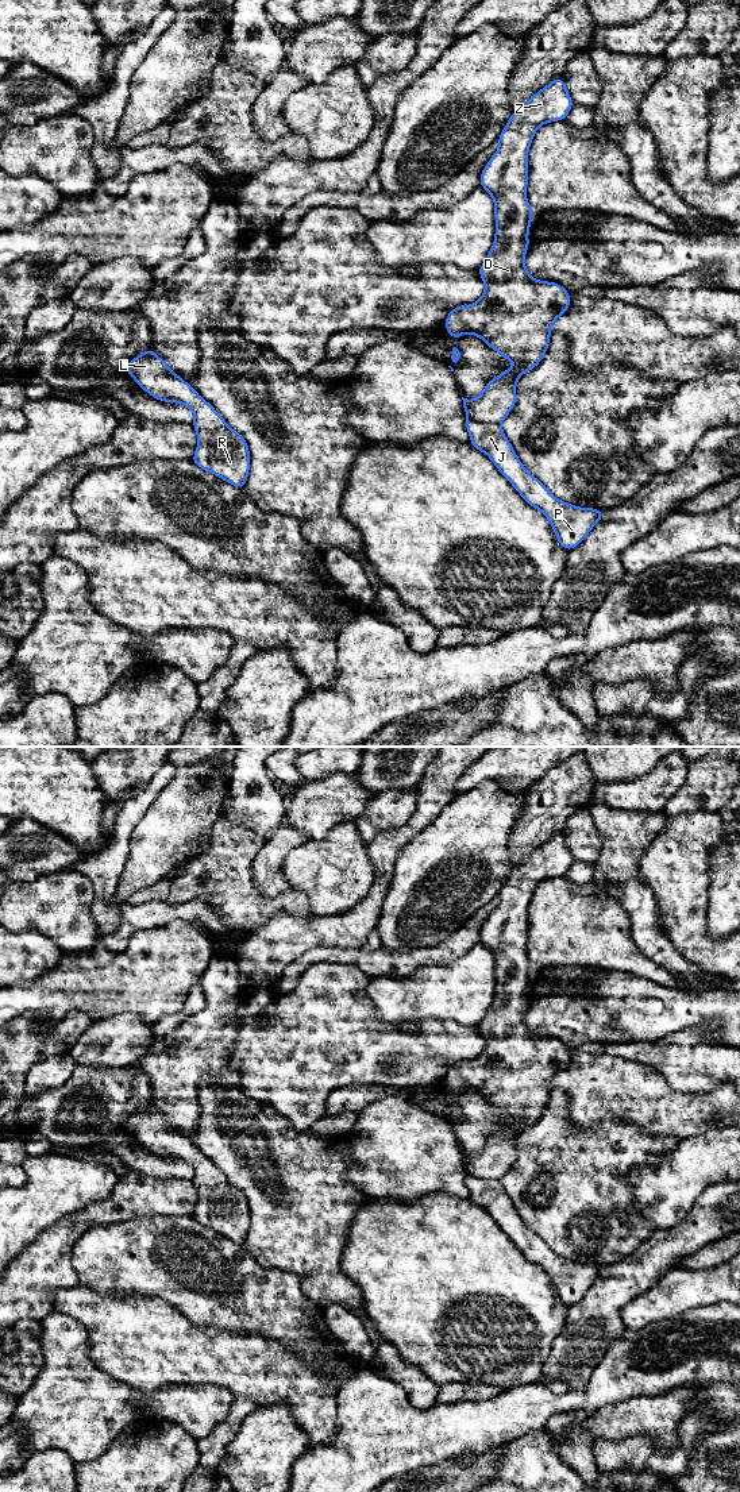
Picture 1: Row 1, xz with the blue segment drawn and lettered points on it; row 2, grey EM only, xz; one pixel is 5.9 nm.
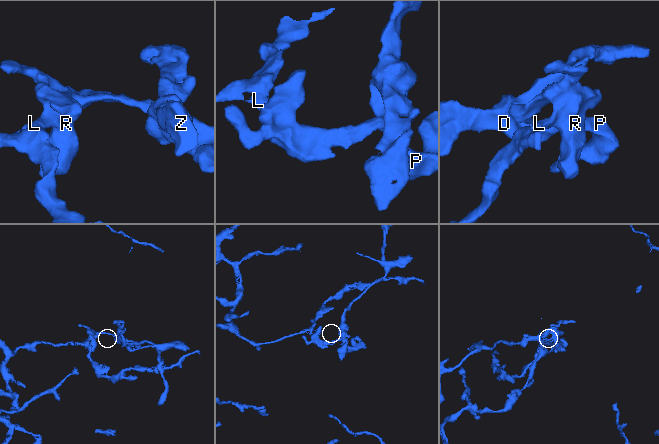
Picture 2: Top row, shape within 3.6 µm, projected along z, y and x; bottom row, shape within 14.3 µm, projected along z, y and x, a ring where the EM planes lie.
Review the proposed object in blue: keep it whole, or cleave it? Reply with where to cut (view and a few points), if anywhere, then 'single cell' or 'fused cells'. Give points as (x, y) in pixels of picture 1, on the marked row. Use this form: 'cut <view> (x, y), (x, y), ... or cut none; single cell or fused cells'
cut xz (467, 416), (478, 421), (498, 424); fused cells

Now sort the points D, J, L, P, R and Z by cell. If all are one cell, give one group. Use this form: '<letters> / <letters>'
D Z / J L P R

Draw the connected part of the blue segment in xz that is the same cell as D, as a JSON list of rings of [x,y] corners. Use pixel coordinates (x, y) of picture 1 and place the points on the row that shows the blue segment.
[[[563,77],[532,95],[528,103],[514,111],[498,136],[498,150],[489,159],[479,176],[479,185],[493,197],[496,211],[494,243],[477,270],[485,282],[482,297],[470,305],[459,305],[447,313],[444,325],[452,340],[463,334],[481,338],[502,358],[517,362],[517,367],[492,378],[483,392],[474,400],[463,398],[466,416],[478,423],[501,424],[516,405],[517,379],[535,369],[547,352],[552,323],[571,305],[570,293],[556,282],[537,281],[524,266],[529,248],[528,231],[533,212],[527,200],[528,150],[536,130],[546,123],[566,120],[574,103],[567,92]]]

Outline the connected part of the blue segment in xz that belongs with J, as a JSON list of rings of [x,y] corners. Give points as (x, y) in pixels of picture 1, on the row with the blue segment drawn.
[[[467,417],[465,425],[470,444],[485,452],[524,501],[550,520],[562,548],[571,551],[578,547],[605,517],[600,509],[578,508],[558,500],[523,466],[500,424],[478,423]]]

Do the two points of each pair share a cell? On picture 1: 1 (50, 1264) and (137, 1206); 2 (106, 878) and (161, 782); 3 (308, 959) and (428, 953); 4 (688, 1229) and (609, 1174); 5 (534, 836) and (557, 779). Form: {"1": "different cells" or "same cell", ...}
{"1": "same cell", "2": "same cell", "3": "same cell", "4": "different cells", "5": "same cell"}

